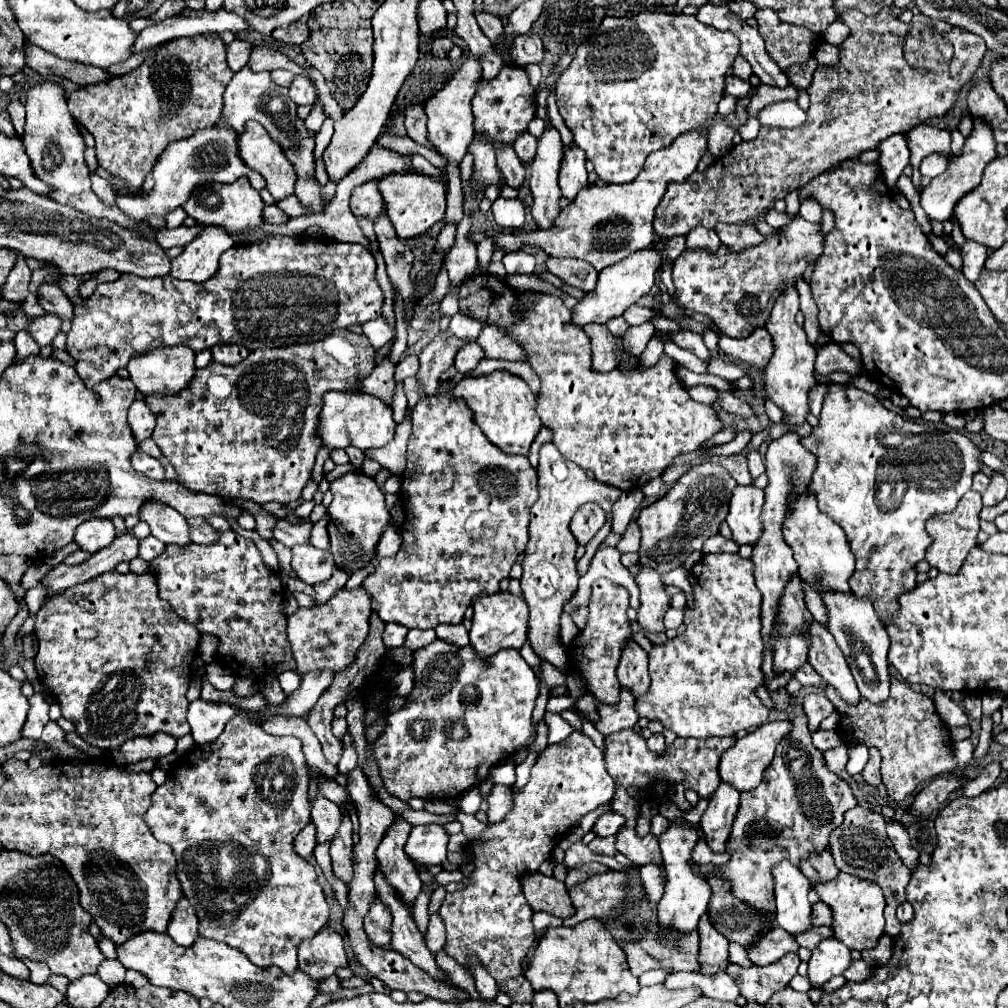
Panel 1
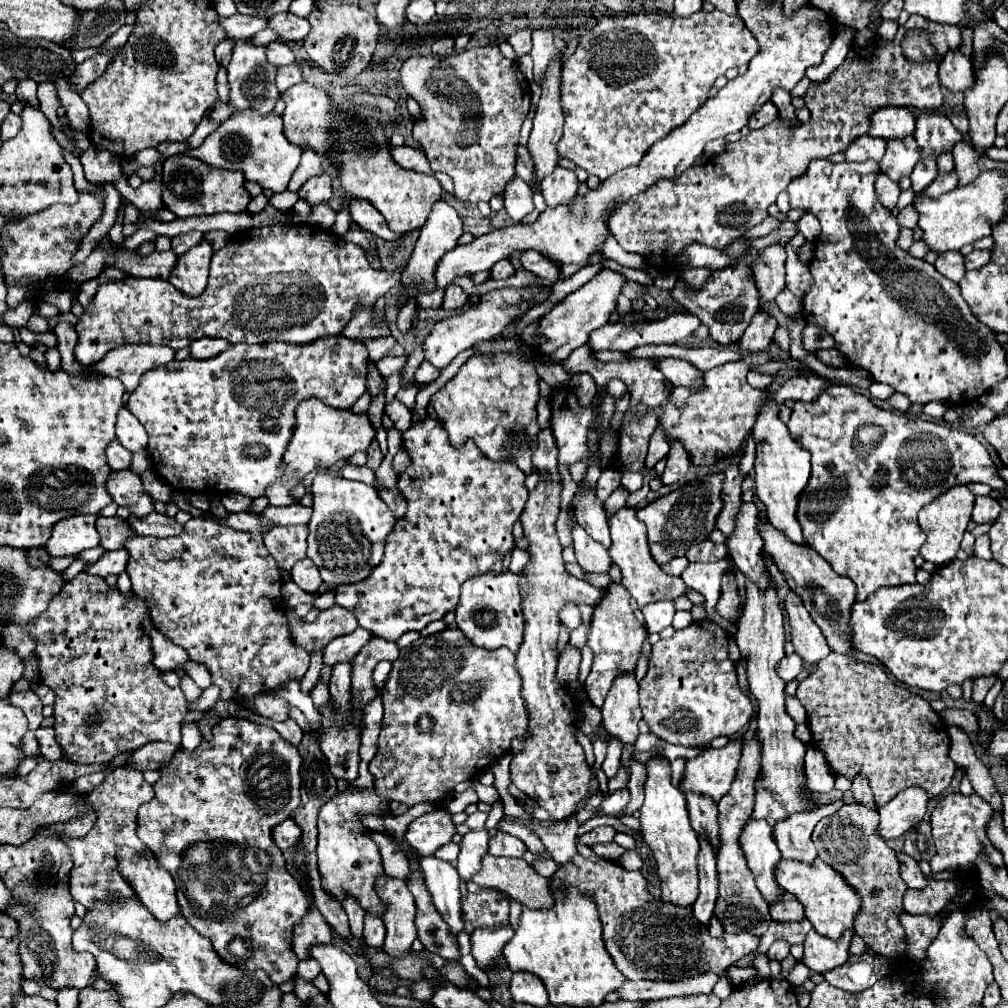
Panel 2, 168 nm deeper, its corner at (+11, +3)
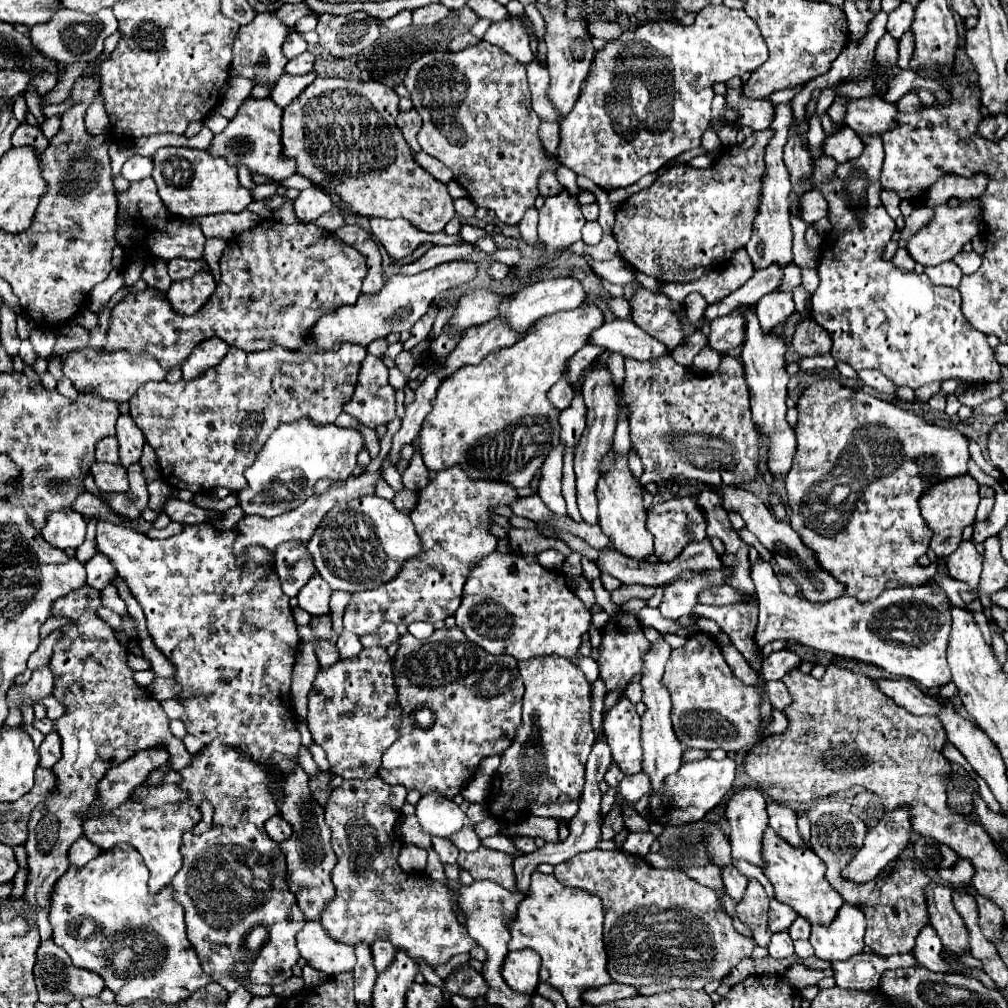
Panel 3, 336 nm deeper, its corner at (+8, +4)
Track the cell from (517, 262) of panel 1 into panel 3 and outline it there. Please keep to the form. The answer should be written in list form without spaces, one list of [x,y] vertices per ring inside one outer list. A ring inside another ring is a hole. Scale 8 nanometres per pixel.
[[[494,262],[494,264],[488,268],[488,276],[494,278],[494,280],[506,278],[508,272],[510,272],[510,266],[506,266],[506,264],[502,264],[502,262]]]

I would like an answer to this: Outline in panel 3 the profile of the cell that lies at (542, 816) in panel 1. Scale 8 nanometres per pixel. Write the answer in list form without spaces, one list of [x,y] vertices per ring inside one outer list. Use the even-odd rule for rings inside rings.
[[[550,654],[550,656],[536,656],[530,660],[520,660],[518,670],[522,674],[526,692],[524,692],[524,706],[522,706],[522,726],[518,728],[518,736],[514,744],[500,756],[500,768],[492,780],[492,792],[486,800],[488,814],[502,822],[518,820],[528,802],[564,802],[574,800],[582,794],[584,788],[584,766],[590,754],[590,748],[596,740],[590,724],[590,682],[584,680],[578,666],[570,660]]]

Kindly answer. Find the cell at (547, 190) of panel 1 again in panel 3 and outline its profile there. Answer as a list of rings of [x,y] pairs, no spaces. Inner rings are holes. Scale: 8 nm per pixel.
[[[540,6],[540,14],[546,20],[546,36],[544,42],[548,46],[548,56],[546,56],[546,68],[550,72],[550,88],[548,88],[548,100],[552,102],[554,110],[558,112],[558,120],[564,120],[566,114],[572,112],[578,92],[582,90],[582,80],[586,78],[586,72],[590,68],[590,60],[594,58],[594,48],[592,48],[592,38],[586,30],[586,22],[576,18],[576,20],[566,20],[562,12],[552,12]]]

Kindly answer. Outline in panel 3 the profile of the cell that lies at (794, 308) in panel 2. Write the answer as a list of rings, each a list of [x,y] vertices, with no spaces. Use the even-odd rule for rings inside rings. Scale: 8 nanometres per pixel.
[[[790,264],[784,270],[784,278],[782,278],[778,292],[792,292],[796,286],[800,286],[800,270],[796,264]]]

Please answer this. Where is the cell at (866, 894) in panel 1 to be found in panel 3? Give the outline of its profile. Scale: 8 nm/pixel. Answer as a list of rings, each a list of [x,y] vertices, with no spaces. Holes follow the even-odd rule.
[[[772,828],[766,830],[762,846],[764,846],[762,848],[764,860],[768,862],[768,868],[764,870],[764,874],[768,876],[768,880],[774,886],[776,900],[792,906],[810,924],[820,924],[820,926],[832,924],[832,920],[838,914],[838,908],[842,908],[844,900],[826,880],[826,864],[814,854],[814,850],[790,848],[790,844],[782,842],[782,838],[776,836]]]

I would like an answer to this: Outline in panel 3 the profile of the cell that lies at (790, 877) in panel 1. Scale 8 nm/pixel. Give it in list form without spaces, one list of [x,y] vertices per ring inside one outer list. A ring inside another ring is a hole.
[[[744,788],[728,800],[726,816],[730,820],[732,858],[746,860],[764,870],[762,838],[768,828],[764,794],[758,788]]]

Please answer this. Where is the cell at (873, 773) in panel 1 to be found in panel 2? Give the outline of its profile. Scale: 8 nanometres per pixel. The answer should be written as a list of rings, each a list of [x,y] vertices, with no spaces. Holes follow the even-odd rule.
[[[855,777],[853,787],[851,787],[851,793],[853,793],[853,799],[855,799],[857,803],[863,803],[863,805],[867,805],[869,809],[875,809],[873,793],[871,793],[869,783],[867,783],[865,777]]]

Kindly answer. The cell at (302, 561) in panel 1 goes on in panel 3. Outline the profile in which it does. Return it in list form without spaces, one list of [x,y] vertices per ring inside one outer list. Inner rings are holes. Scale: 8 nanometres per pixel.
[[[314,574],[308,584],[304,584],[304,588],[298,592],[298,606],[304,608],[306,612],[310,612],[312,616],[320,616],[320,614],[328,614],[328,602],[330,602],[330,586],[326,584],[326,580],[322,580],[322,576]]]

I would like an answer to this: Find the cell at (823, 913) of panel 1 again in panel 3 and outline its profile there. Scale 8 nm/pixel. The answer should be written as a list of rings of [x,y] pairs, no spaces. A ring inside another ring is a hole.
[[[770,900],[770,912],[768,912],[768,924],[770,924],[770,930],[772,932],[782,932],[782,930],[788,930],[790,924],[798,918],[798,914],[788,906],[788,904],[782,904],[778,900]]]

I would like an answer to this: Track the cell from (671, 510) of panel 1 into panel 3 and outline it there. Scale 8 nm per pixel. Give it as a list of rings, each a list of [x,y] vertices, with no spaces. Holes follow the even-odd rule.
[[[684,496],[684,498],[672,498],[668,502],[656,504],[648,510],[648,522],[646,526],[654,534],[654,554],[662,562],[674,560],[690,542],[700,542],[708,538],[706,534],[706,514],[698,506],[696,496]]]

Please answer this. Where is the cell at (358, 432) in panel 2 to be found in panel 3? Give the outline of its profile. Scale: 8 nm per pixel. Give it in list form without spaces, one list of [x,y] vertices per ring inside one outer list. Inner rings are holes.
[[[298,418],[294,422],[280,424],[266,442],[266,448],[262,448],[262,452],[258,454],[256,464],[246,470],[246,480],[250,488],[238,494],[240,506],[244,508],[246,514],[264,516],[264,502],[280,500],[280,488],[288,492],[286,500],[302,500],[306,496],[312,496],[312,488],[318,478],[326,476],[334,480],[346,480],[356,468],[356,456],[362,448],[364,448],[364,436],[354,428],[340,428],[336,424],[318,424],[310,418]],[[264,466],[272,466],[274,474],[272,480],[264,480]]]

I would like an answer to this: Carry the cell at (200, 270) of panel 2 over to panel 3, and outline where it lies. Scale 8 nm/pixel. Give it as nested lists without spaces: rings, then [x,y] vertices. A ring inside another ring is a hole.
[[[202,270],[202,272],[196,272],[188,280],[172,282],[168,290],[168,298],[176,312],[194,314],[198,312],[198,308],[204,306],[204,302],[210,298],[214,288],[216,288],[216,282],[214,282],[212,272]]]

